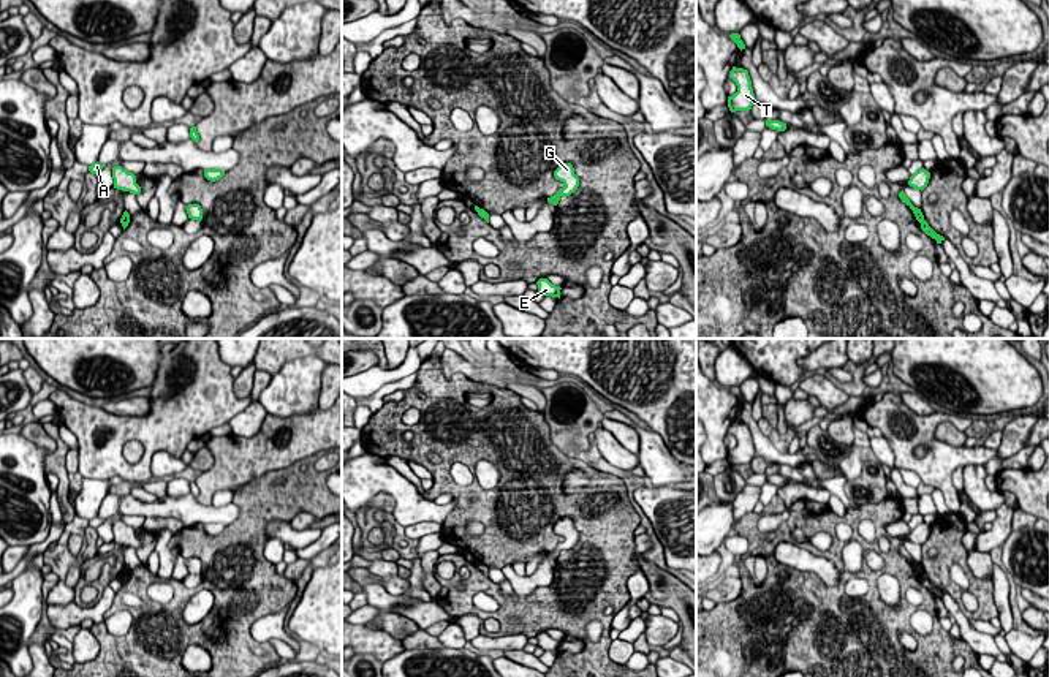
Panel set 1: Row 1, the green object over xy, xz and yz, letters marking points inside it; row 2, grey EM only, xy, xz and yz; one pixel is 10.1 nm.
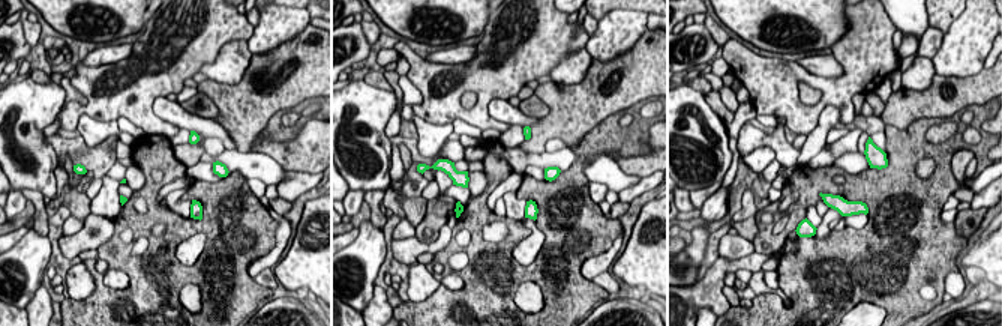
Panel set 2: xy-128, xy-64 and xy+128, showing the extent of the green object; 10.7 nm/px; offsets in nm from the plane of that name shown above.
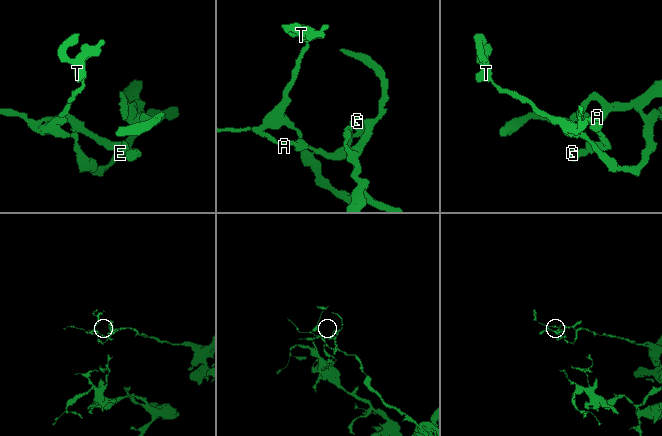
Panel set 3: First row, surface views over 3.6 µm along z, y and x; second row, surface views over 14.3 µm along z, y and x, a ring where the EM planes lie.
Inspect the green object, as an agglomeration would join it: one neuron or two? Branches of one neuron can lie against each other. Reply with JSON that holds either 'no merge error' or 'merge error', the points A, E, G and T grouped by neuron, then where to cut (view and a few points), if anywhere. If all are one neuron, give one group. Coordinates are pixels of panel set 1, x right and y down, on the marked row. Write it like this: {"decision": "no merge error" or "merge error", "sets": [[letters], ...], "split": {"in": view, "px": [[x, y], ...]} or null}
{"decision": "merge error", "sets": [["A", "G", "T"], ["E"]], "split": {"in": "yz", "px": [[923, 219], [920, 222]]}}

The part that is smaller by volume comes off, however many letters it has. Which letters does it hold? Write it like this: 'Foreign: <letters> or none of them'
Foreign: A, G, T

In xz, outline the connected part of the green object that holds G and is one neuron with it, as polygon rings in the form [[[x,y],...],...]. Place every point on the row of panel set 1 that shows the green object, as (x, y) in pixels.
[[[563,163],[554,171],[555,180],[560,180],[565,187],[554,196],[547,198],[547,202],[557,206],[562,196],[570,196],[579,187],[579,177],[574,174],[571,163]]]

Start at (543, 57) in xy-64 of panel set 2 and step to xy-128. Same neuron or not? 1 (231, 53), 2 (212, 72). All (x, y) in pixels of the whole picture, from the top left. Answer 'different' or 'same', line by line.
1: different
2: different

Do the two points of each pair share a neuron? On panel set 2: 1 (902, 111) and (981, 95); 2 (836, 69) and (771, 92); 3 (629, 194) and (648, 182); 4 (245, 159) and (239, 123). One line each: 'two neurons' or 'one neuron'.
1: one neuron
2: two neurons
3: one neuron
4: two neurons

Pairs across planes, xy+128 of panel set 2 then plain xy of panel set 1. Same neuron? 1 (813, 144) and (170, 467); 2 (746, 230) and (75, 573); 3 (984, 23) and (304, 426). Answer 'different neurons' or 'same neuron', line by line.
1: same neuron
2: same neuron
3: different neurons

